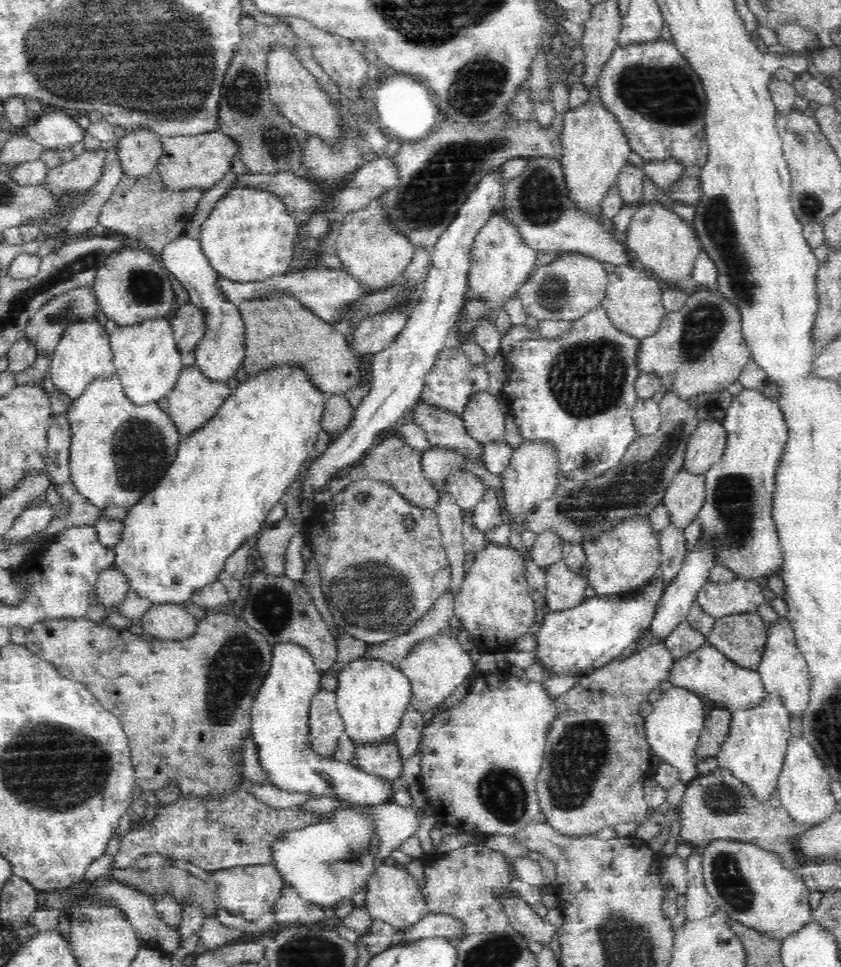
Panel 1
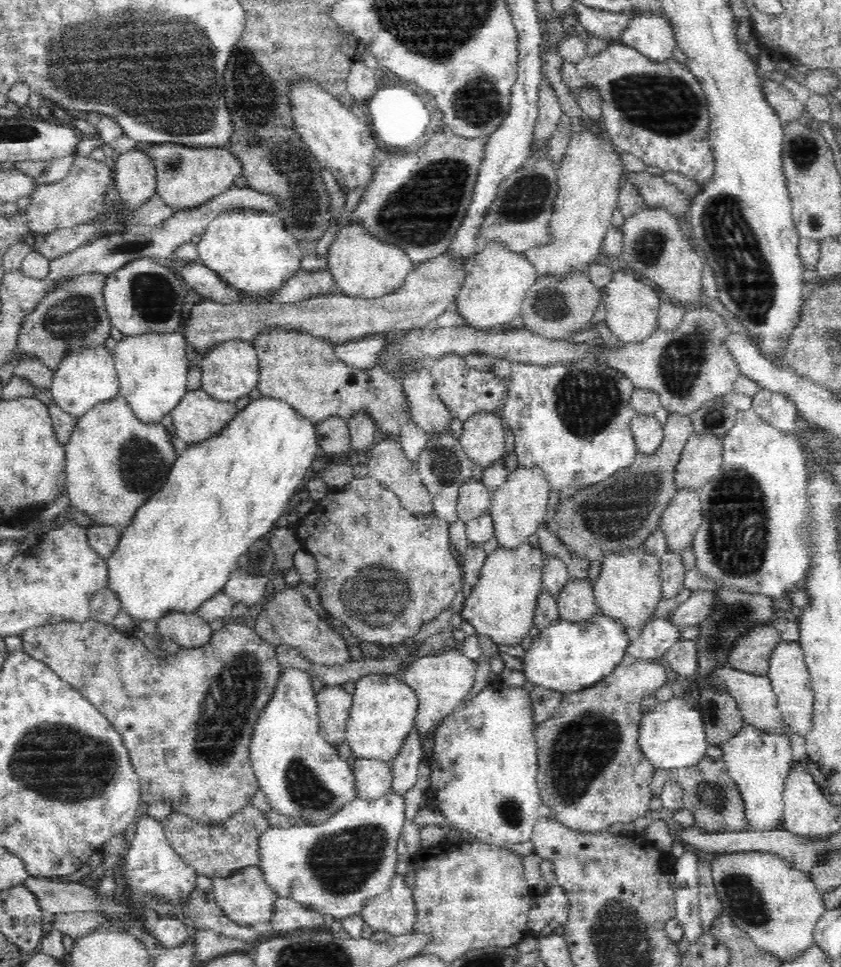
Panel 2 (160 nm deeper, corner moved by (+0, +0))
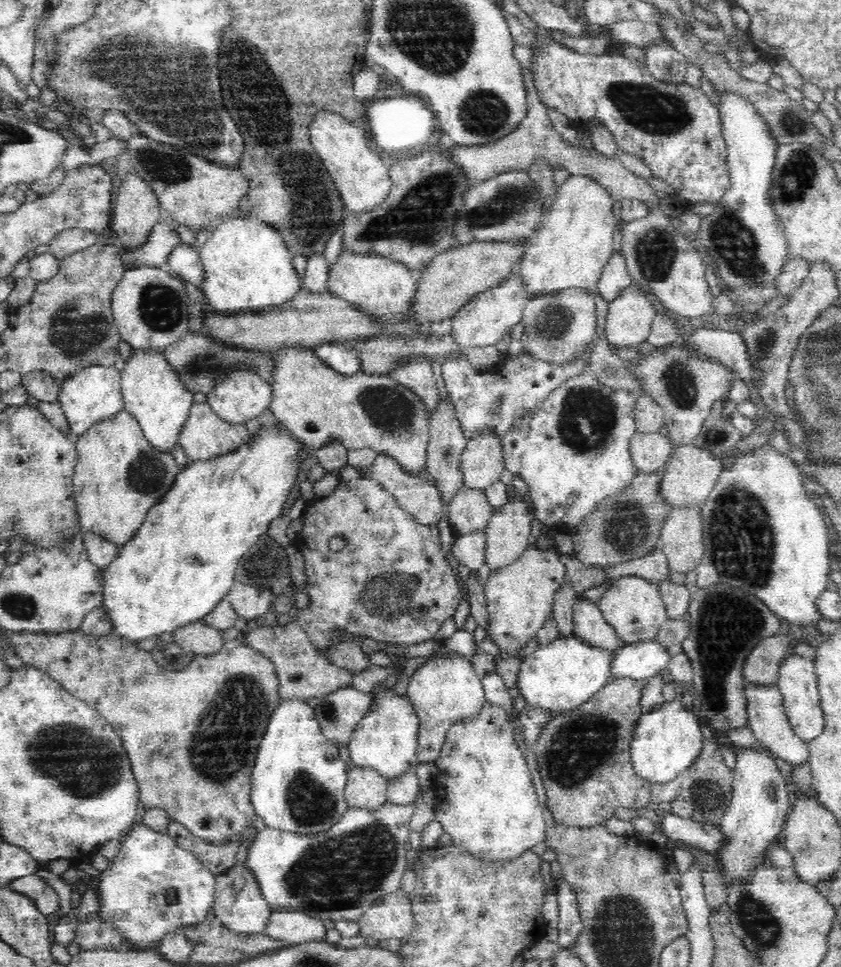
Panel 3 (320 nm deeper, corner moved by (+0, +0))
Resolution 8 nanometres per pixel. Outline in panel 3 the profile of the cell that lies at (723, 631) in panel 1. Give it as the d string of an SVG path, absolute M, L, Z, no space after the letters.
M780 634L768 635L750 650L746 656L742 675L746 682L752 684L776 684L778 678L778 668L782 660L786 658L789 649L789 639Z

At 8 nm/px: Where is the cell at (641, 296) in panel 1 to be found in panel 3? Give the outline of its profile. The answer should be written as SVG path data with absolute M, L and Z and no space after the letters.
M630 282L608 304L604 338L613 346L646 346L658 312L638 285Z

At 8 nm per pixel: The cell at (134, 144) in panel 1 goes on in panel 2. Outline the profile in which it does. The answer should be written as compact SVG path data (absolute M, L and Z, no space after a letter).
M137 145L119 154L115 164L115 182L120 200L131 210L138 208L157 192L157 169L152 155L144 151L144 147Z

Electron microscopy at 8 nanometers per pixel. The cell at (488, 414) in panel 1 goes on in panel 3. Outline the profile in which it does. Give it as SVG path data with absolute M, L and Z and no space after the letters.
M486 429L469 438L460 465L466 487L483 491L490 483L494 484L505 469L500 435L494 429Z

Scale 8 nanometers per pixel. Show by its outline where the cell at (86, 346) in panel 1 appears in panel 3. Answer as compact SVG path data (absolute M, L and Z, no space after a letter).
M88 365L70 373L59 387L57 401L61 404L68 422L72 437L80 436L88 430L92 423L105 419L122 410L123 394L121 387L121 372L114 366Z

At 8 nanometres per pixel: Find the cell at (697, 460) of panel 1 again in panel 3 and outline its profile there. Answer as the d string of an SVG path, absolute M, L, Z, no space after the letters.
M692 443L679 446L674 456L668 462L666 474L662 478L662 495L672 507L701 506L704 499L710 494L723 469L723 460L717 458L706 447L699 447Z

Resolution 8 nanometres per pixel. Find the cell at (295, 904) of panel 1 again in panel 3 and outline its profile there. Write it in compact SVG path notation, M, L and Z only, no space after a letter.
M286 909L273 910L266 927L264 932L268 936L284 941L288 945L311 940L325 940L327 934L320 917Z

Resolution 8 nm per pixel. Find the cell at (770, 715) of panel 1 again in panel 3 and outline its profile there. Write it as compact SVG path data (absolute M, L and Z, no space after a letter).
M734 748L736 765L733 771L732 803L720 822L720 829L728 837L728 844L718 850L722 863L722 881L726 884L732 879L745 879L765 859L764 851L776 842L782 830L782 820L789 814L791 782L780 772L776 758L768 750Z

